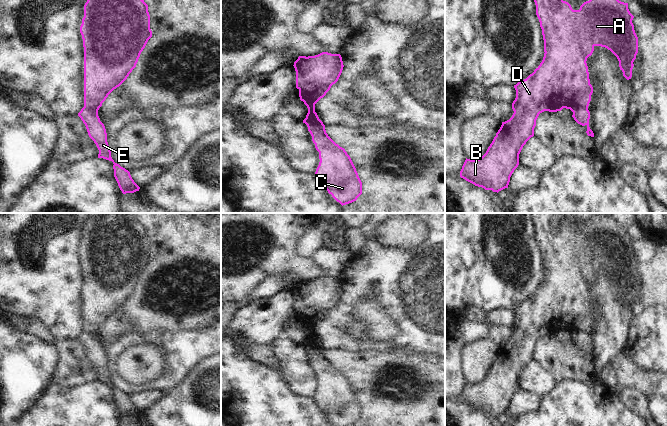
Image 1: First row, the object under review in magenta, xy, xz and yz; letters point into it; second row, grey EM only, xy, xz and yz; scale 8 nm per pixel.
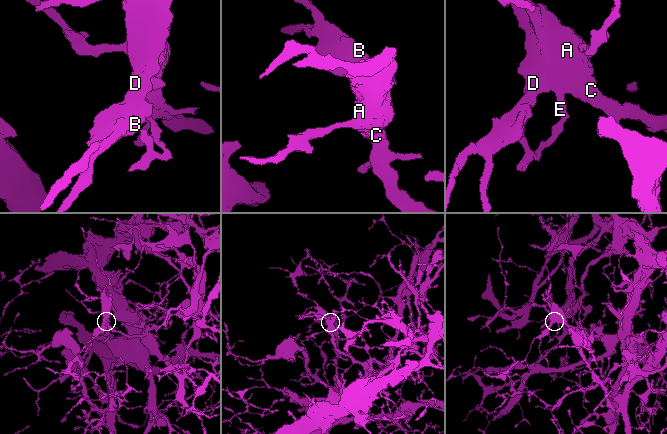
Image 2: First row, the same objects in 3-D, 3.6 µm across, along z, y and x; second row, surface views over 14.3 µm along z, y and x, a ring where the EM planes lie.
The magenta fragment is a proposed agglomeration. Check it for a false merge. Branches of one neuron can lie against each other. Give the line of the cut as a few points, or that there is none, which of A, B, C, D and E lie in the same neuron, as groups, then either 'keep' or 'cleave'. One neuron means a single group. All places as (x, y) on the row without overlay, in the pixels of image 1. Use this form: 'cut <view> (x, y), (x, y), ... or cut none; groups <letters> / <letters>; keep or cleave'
cut yz (587, 331), (572, 331), (570, 333); groups A B C D / E; cleave

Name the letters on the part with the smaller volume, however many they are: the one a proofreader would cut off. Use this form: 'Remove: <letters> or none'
Remove: E

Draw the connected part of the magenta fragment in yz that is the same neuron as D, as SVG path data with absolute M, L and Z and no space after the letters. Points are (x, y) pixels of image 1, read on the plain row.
M530 213L536 229L536 239L540 246L544 264L544 281L540 289L526 303L514 309L516 322L512 327L512 341L502 346L502 349L486 377L477 384L465 384L460 395L460 401L475 410L485 414L499 416L508 412L510 401L519 389L519 378L526 366L534 360L536 344L544 335L557 336L563 332L588 332L593 317L590 308L587 282L592 279L595 270L605 271L618 283L623 300L629 304L632 301L633 286L638 277L638 261L632 244L634 240L628 233L628 227L619 225L606 214L598 216L589 225L584 226L579 234L573 234L571 229L561 222L559 213Z

